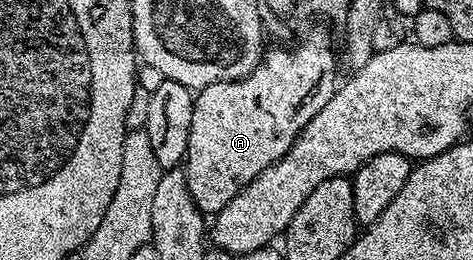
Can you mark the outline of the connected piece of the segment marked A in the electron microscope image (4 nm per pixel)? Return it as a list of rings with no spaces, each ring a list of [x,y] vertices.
[[[308,39],[289,51],[284,45],[276,45],[273,51],[264,51],[260,63],[246,77],[218,81],[195,92],[192,100],[194,113],[190,117],[190,141],[182,170],[190,197],[194,197],[194,205],[201,213],[208,217],[215,216],[226,205],[226,201],[230,201],[230,197],[248,187],[250,181],[262,173],[262,169],[274,165],[292,148],[310,117],[319,113],[322,105],[334,97],[338,86],[336,59],[338,63],[337,52],[335,55],[328,51],[328,43],[324,39]]]

